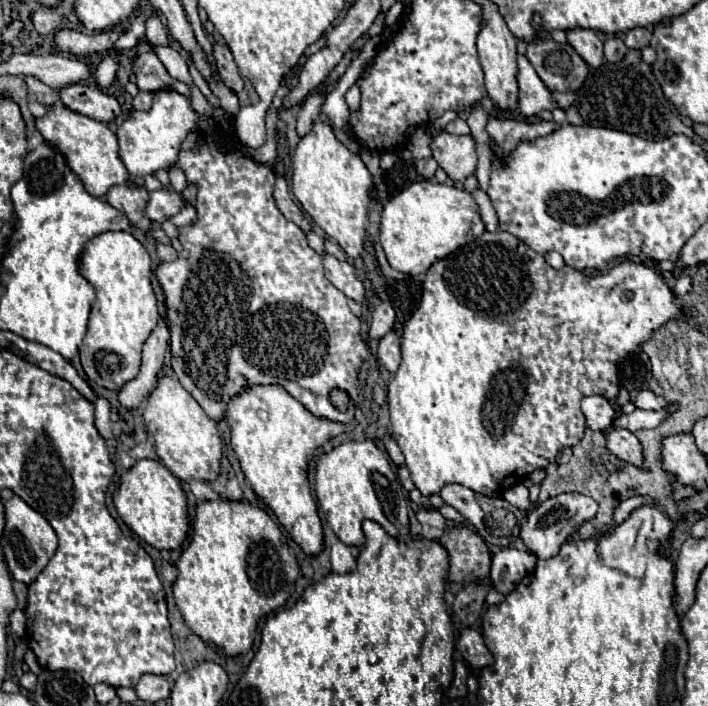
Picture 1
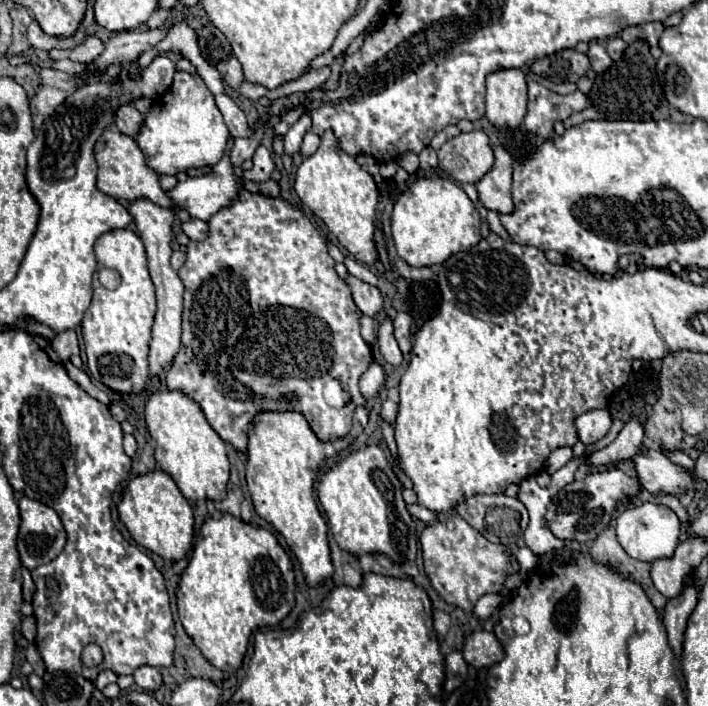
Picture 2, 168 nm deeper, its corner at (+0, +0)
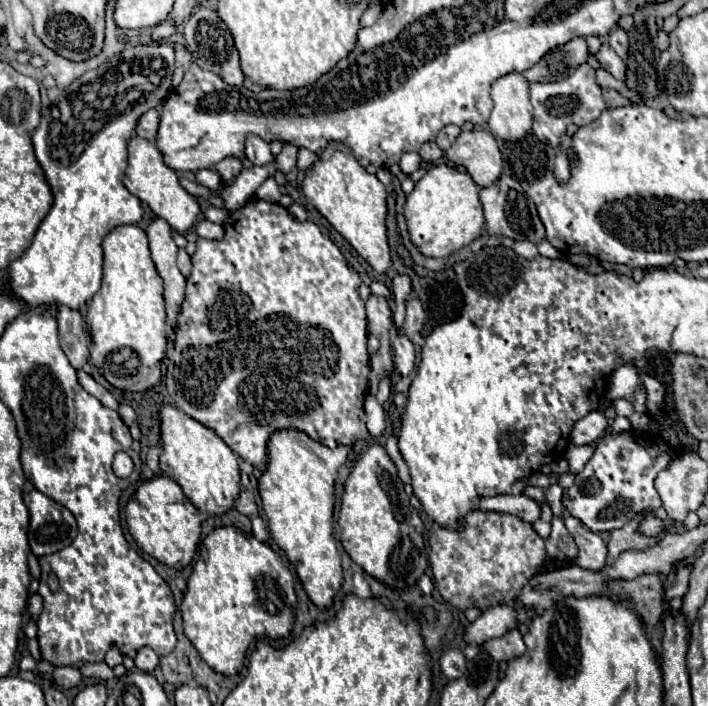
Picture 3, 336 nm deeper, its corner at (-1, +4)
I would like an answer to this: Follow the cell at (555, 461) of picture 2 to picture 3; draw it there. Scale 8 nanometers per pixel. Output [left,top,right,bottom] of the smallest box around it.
[570,412,608,444]

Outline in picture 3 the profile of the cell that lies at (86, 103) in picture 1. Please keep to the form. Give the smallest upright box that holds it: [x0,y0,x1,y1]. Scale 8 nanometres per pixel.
[136,110,160,142]

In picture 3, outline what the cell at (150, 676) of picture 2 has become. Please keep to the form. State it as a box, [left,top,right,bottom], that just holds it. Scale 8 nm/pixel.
[134,646,158,672]

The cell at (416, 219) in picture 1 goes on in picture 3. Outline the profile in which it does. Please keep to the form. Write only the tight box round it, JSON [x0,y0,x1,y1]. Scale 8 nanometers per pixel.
[404,164,484,256]

